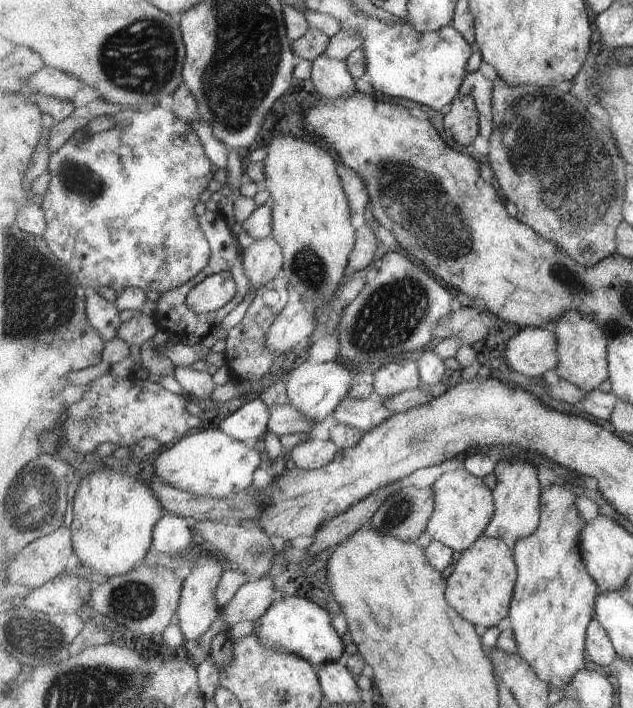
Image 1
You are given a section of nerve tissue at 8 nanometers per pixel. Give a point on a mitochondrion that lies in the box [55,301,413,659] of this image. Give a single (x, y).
(134, 601)

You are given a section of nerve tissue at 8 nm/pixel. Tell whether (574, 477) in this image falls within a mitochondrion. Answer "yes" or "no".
no

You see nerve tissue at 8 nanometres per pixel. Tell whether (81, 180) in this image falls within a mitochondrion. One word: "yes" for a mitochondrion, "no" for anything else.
yes

